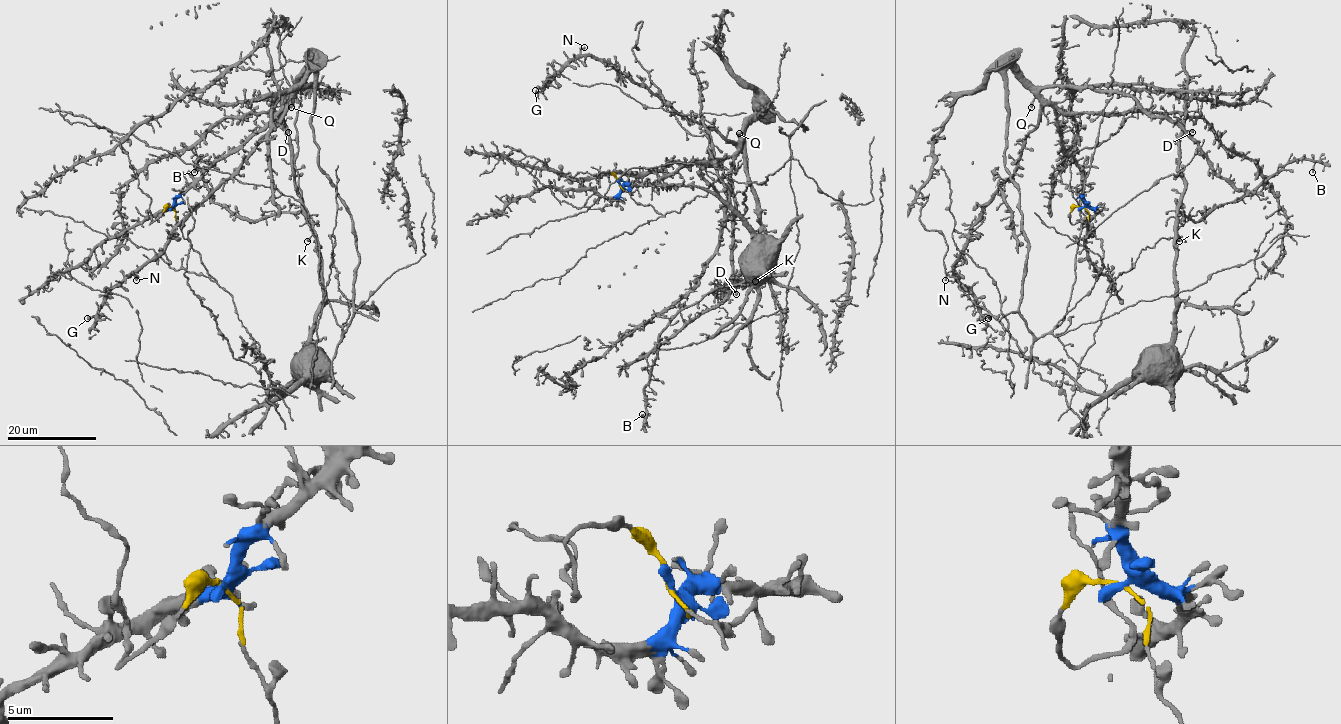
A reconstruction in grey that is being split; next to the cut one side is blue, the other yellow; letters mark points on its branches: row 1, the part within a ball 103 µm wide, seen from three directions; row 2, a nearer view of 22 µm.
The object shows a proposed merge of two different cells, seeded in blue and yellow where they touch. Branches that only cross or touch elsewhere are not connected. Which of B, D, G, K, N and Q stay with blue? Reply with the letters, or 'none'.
G, N, Q

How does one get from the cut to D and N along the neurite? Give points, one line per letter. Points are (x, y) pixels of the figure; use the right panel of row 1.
D: (1082, 207), (1113, 283), (1076, 381), (1103, 394), (1170, 340), (1179, 136), (1193, 132)
N: (1082, 207), (1083, 172), (1064, 151), (1055, 111), (1044, 105), (1017, 169), (972, 226), (968, 245), (944, 280)

